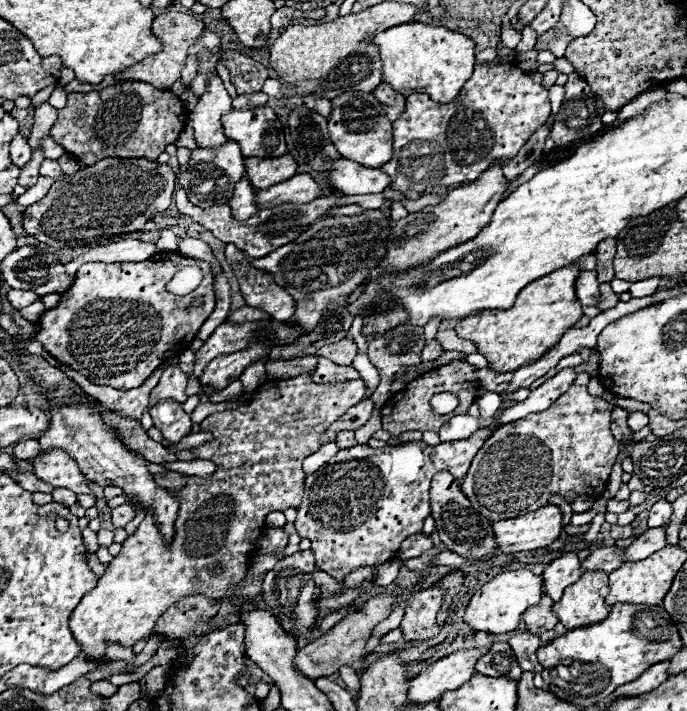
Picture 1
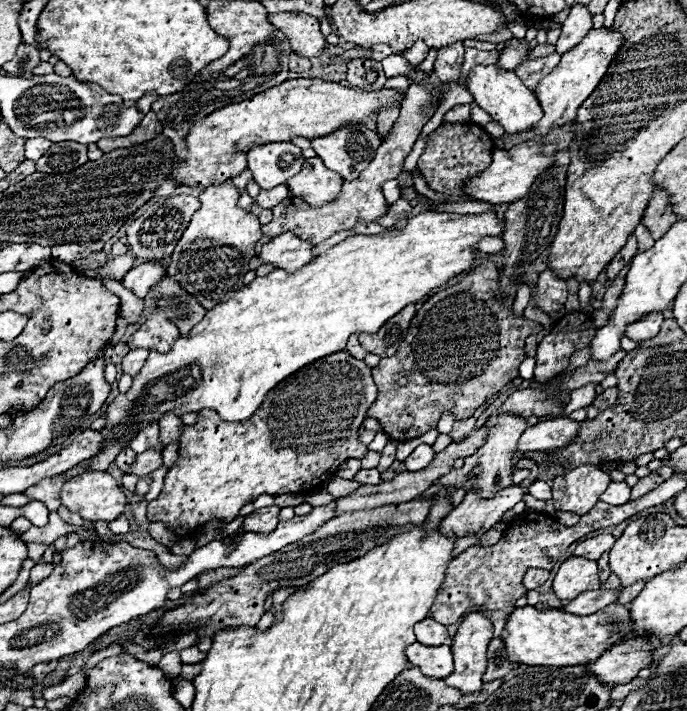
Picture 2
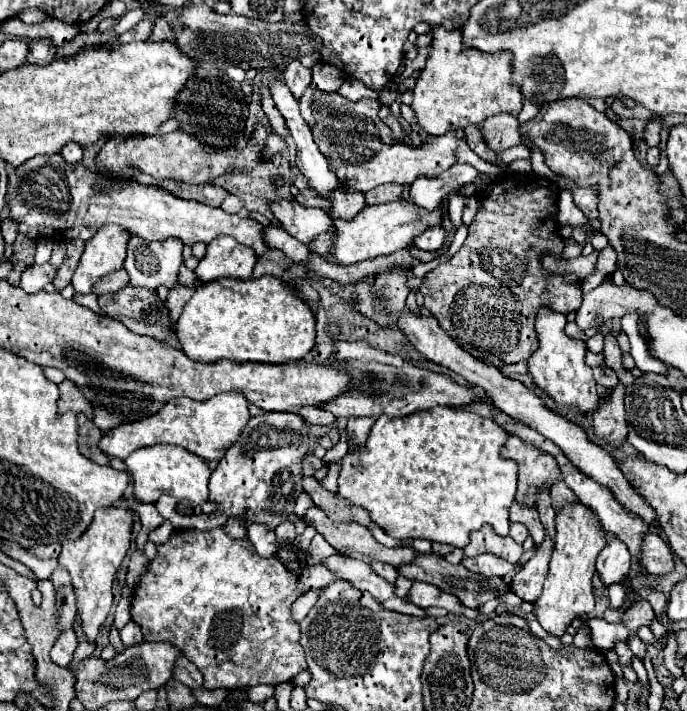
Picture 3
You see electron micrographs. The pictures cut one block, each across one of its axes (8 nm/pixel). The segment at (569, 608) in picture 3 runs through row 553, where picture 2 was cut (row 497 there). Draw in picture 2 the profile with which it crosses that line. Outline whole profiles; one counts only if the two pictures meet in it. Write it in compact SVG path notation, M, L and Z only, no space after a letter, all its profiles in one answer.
M582 464L570 472L556 476L552 484L552 500L556 510L586 514L604 494L610 476L594 464Z

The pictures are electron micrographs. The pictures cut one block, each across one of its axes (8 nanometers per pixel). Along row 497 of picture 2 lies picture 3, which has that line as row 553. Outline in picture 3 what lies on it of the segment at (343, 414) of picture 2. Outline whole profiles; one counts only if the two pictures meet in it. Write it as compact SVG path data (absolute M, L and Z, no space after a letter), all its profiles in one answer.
M224 526L214 528L214 530L176 530L172 532L170 540L166 544L158 546L158 556L150 562L146 574L140 578L140 582L136 584L134 590L134 600L132 600L132 620L136 624L140 624L144 640L148 642L170 642L174 644L190 662L194 662L202 676L204 676L204 688L214 690L214 688L226 688L226 690L234 690L234 688L250 688L256 684L282 684L282 682L290 682L300 670L306 668L306 658L304 658L304 648L300 646L300 622L296 622L292 618L292 604L302 596L300 590L300 576L296 576L294 572L290 572L282 560L274 554L270 558L262 558L252 542L248 540L248 536L244 538L230 538L224 530Z

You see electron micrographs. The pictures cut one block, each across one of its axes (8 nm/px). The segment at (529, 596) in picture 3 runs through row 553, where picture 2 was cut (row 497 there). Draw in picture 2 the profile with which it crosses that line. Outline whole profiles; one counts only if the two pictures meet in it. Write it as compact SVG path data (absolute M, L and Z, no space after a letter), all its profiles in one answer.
M536 480L534 484L530 484L528 494L532 494L536 500L550 500L552 498L552 488L544 482L544 480Z

